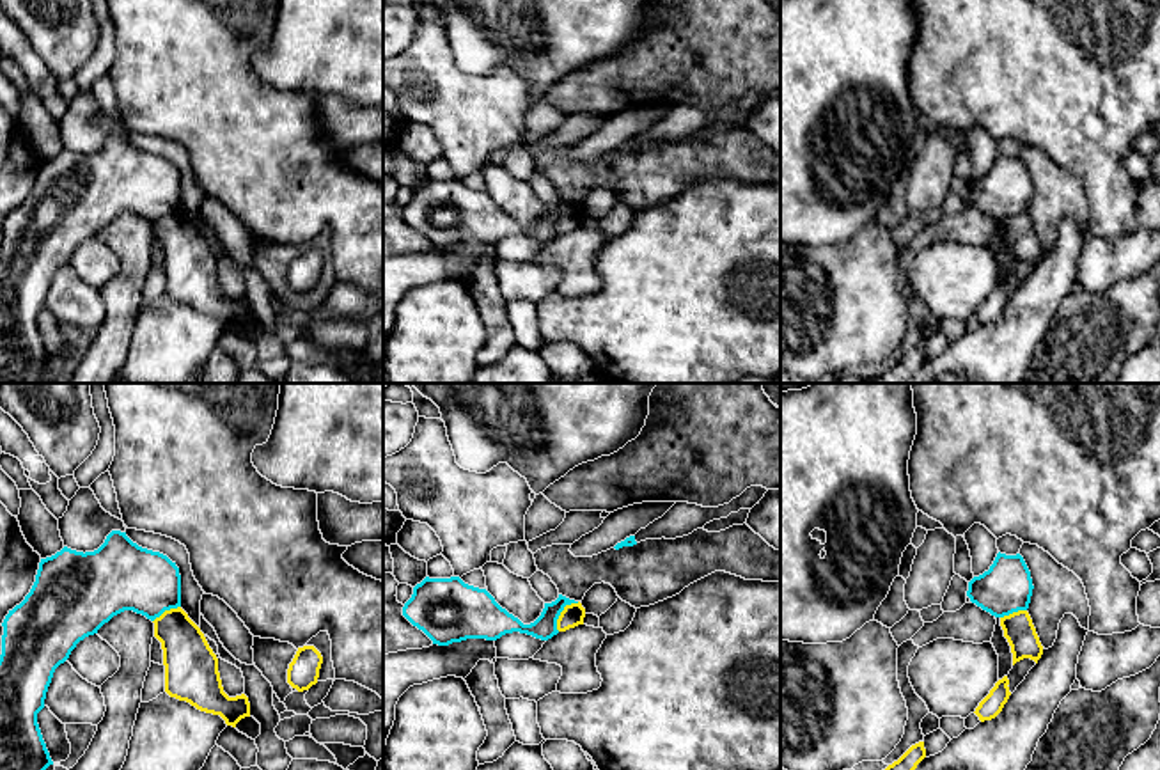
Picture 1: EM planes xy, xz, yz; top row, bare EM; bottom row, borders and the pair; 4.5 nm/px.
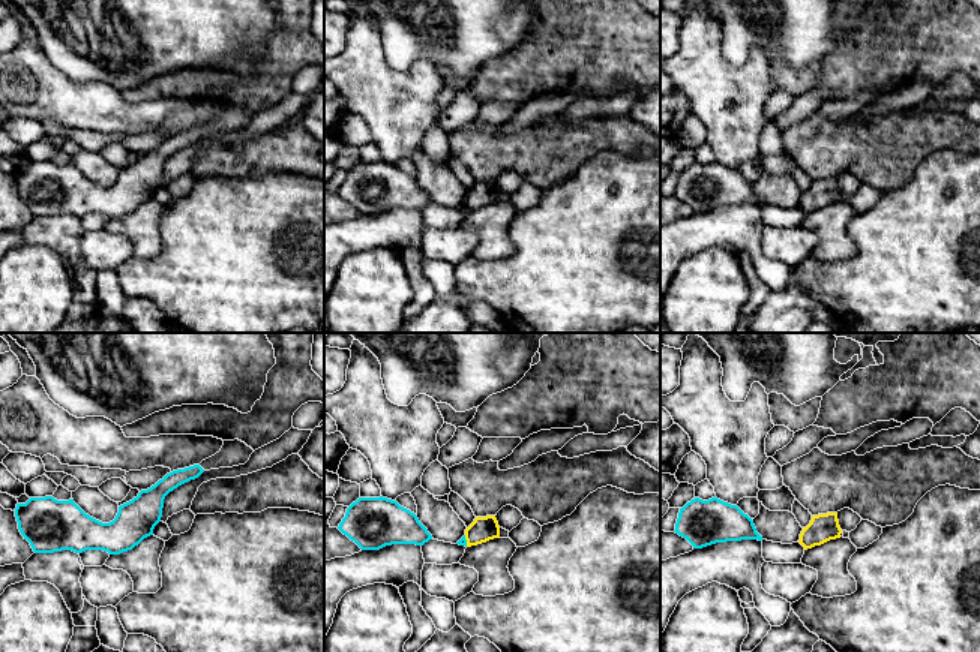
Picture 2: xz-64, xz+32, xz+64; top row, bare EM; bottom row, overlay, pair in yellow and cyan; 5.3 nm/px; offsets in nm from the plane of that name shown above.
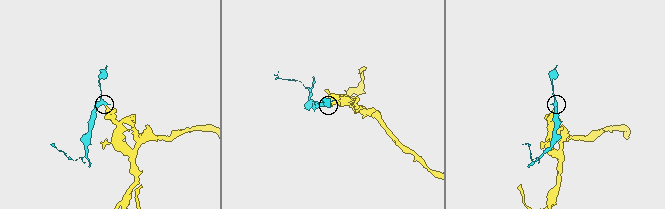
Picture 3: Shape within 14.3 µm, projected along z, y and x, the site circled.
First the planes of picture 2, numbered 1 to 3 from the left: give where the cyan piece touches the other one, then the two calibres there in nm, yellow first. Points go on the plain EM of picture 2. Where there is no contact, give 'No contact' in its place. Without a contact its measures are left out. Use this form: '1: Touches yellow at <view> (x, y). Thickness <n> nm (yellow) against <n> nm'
1: No contact
2: Touches yellow at xz+32 (467, 206). Thickness 140 nm (yellow) against 50 nm
3: No contact

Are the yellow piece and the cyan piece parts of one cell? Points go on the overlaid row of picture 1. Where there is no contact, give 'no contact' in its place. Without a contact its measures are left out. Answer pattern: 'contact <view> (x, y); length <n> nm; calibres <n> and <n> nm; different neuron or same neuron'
contact xz (561, 612); length 170 nm; calibres 100 and 110 nm; different neuron

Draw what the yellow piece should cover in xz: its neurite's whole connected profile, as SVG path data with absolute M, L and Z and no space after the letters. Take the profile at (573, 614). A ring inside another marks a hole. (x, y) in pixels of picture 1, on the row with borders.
M580 601L566 605L557 619L557 630L566 632L566 630L575 628L578 625L584 625L584 617L585 617L585 609L582 607Z

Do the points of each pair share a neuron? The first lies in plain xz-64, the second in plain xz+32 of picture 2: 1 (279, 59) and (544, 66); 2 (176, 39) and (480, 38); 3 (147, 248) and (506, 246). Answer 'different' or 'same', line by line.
1: same
2: same
3: same

